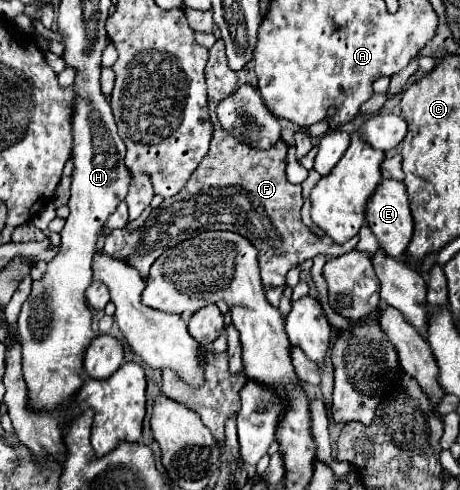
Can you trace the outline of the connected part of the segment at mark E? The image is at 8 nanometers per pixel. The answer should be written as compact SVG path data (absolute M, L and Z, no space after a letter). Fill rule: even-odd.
M381 179L375 193L369 197L369 201L365 205L365 219L367 219L367 225L371 227L371 231L375 233L375 237L379 239L379 245L385 251L385 255L393 257L393 259L403 259L407 243L413 235L413 217L409 211L405 183L397 181L397 179Z

